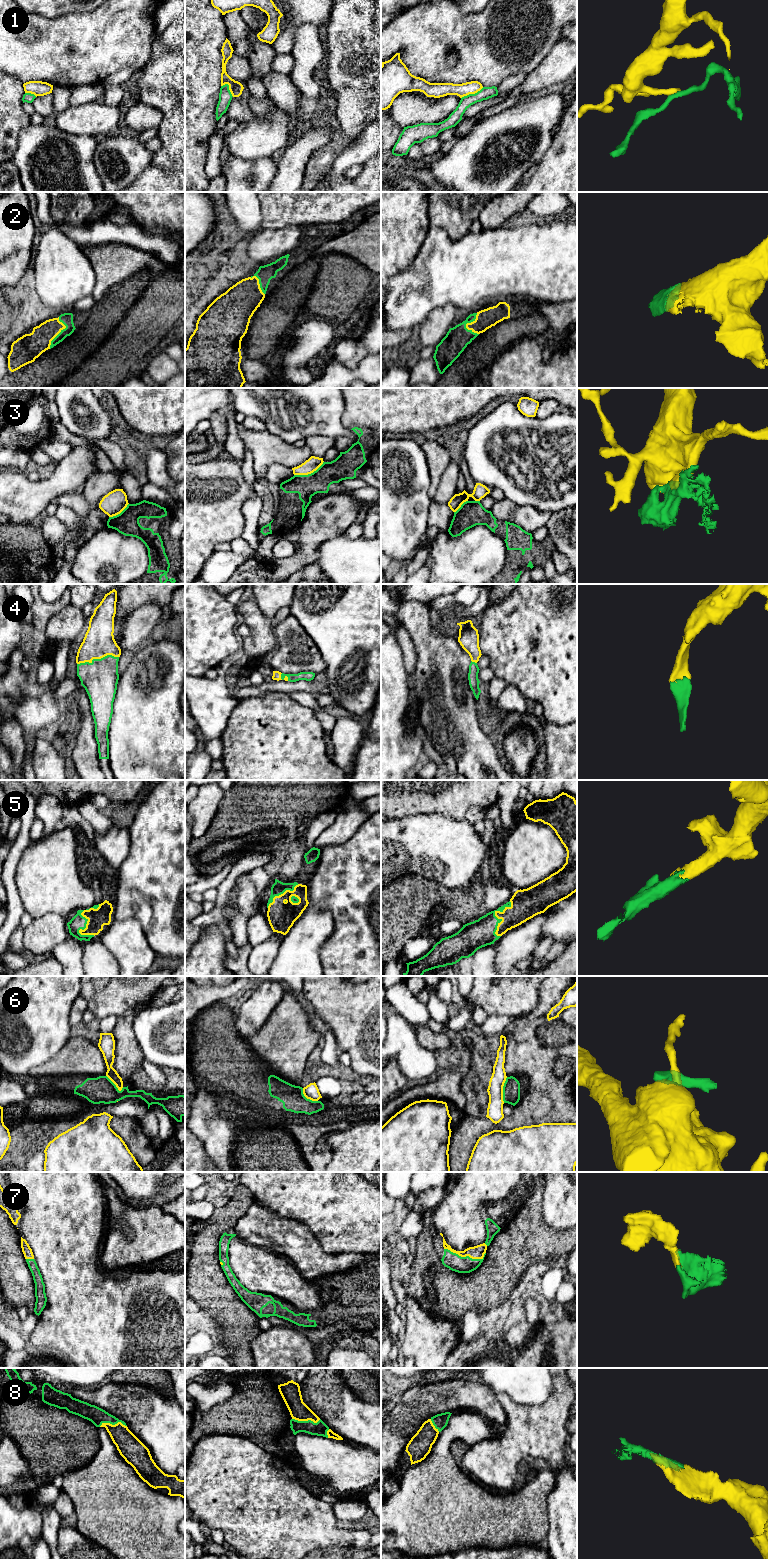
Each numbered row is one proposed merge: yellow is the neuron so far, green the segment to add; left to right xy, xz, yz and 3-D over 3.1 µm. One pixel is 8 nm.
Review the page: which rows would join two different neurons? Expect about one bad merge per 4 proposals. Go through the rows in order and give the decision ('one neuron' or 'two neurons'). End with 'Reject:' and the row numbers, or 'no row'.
1: two neurons
2: one neuron
3: two neurons
4: one neuron
5: one neuron
6: two neurons
7: one neuron
8: one neuron
Reject: 1, 3, 6

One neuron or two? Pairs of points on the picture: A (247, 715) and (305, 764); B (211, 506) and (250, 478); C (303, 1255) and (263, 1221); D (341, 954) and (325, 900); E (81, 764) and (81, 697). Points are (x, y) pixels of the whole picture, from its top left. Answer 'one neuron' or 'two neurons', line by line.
A: one neuron
B: two neurons
C: one neuron
D: one neuron
E: one neuron

